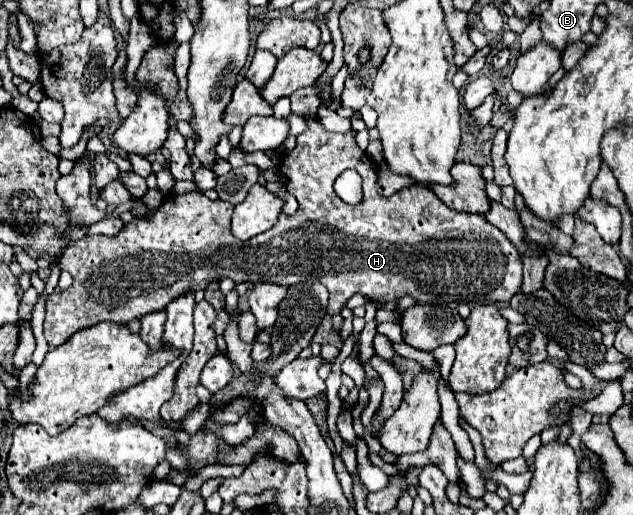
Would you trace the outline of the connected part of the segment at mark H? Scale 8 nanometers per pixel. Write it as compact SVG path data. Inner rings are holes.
M311 117L309 119L309 129L301 135L297 135L297 147L283 155L283 159L279 161L279 173L281 177L285 179L283 185L287 187L287 191L299 201L299 209L297 213L293 215L287 215L287 213L281 213L277 225L273 225L273 229L269 229L269 233L261 233L261 237L253 237L249 241L239 241L237 237L233 237L233 233L229 231L229 225L231 225L231 211L233 211L233 205L229 205L227 201L211 201L209 197L205 197L203 193L199 191L193 191L193 193L187 193L187 195L169 195L165 197L165 201L161 203L161 207L149 215L149 217L135 217L131 223L125 223L123 229L119 231L119 235L113 235L113 237L107 237L107 235L95 235L95 237L83 237L75 243L71 243L63 255L61 255L61 269L63 271L69 271L71 277L73 277L73 285L65 291L61 291L59 295L51 295L47 299L47 315L45 315L45 339L49 345L57 347L61 345L65 339L69 339L69 335L73 335L75 331L79 329L87 329L87 327L93 327L101 321L113 321L113 323L121 323L121 325L127 325L129 321L133 319L143 319L147 313L155 313L155 311L163 311L173 299L189 293L189 291L199 291L199 289L205 289L213 279L223 279L223 277L229 277L233 279L235 283L243 283L243 281L249 281L249 283L275 283L275 285L283 285L283 287L291 287L291 285L297 285L297 283L303 283L303 281L319 281L323 283L331 297L329 297L329 305L327 305L327 315L339 315L341 309L345 307L345 303L353 297L353 295L363 295L371 301L381 301L381 303L387 303L387 301L397 301L405 295L413 297L417 303L421 305L427 305L427 303L471 303L471 301L509 301L519 289L521 289L521 255L519 251L515 249L515 245L499 231L499 229L493 229L493 225L489 225L489 221L485 221L483 215L471 215L471 213L459 213L459 211L453 211L449 209L443 201L439 201L439 197L425 185L411 185L411 187L405 187L403 191L397 191L393 193L391 197L381 197L377 193L377 165L367 157L365 151L361 151L355 143L355 135L353 133L329 133L323 129L323 125ZM345 169L355 169L361 177L363 177L363 201L357 203L357 205L349 205L349 203L343 203L337 193L333 191L333 183L335 179L341 175L341 171Z

